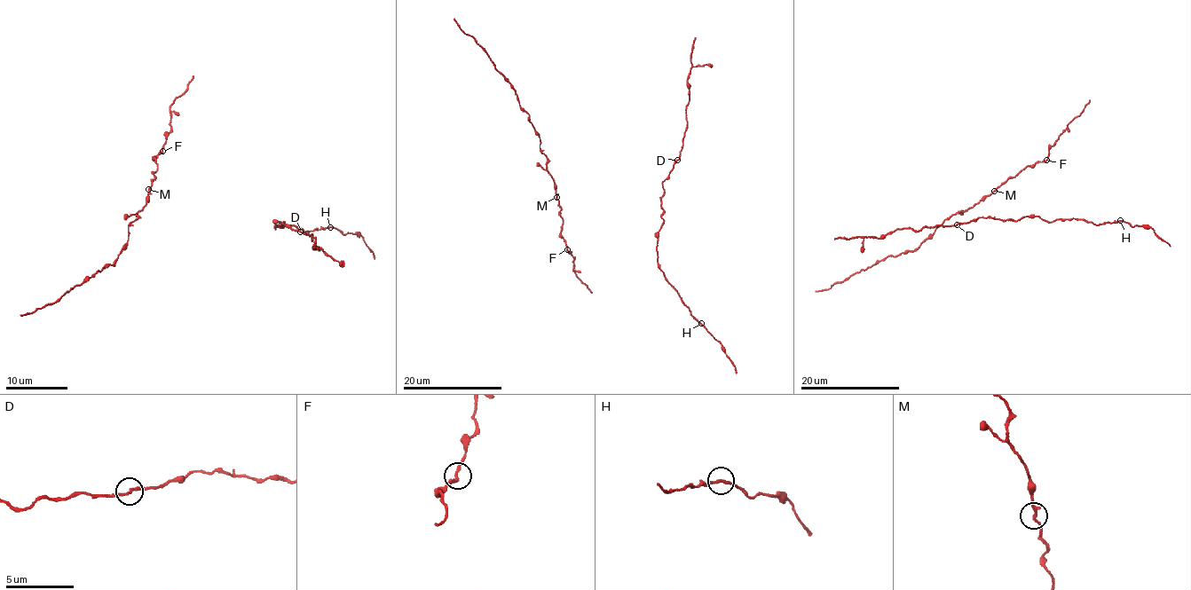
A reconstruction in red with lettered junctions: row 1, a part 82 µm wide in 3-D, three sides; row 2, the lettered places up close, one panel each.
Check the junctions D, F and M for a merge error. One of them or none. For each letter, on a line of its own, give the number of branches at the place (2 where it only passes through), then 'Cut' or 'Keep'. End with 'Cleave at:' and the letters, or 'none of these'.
D: Branches: 2. Keep
F: Branches: 2. Keep
M: Branches: 2. Keep
Cleave at: none of these

